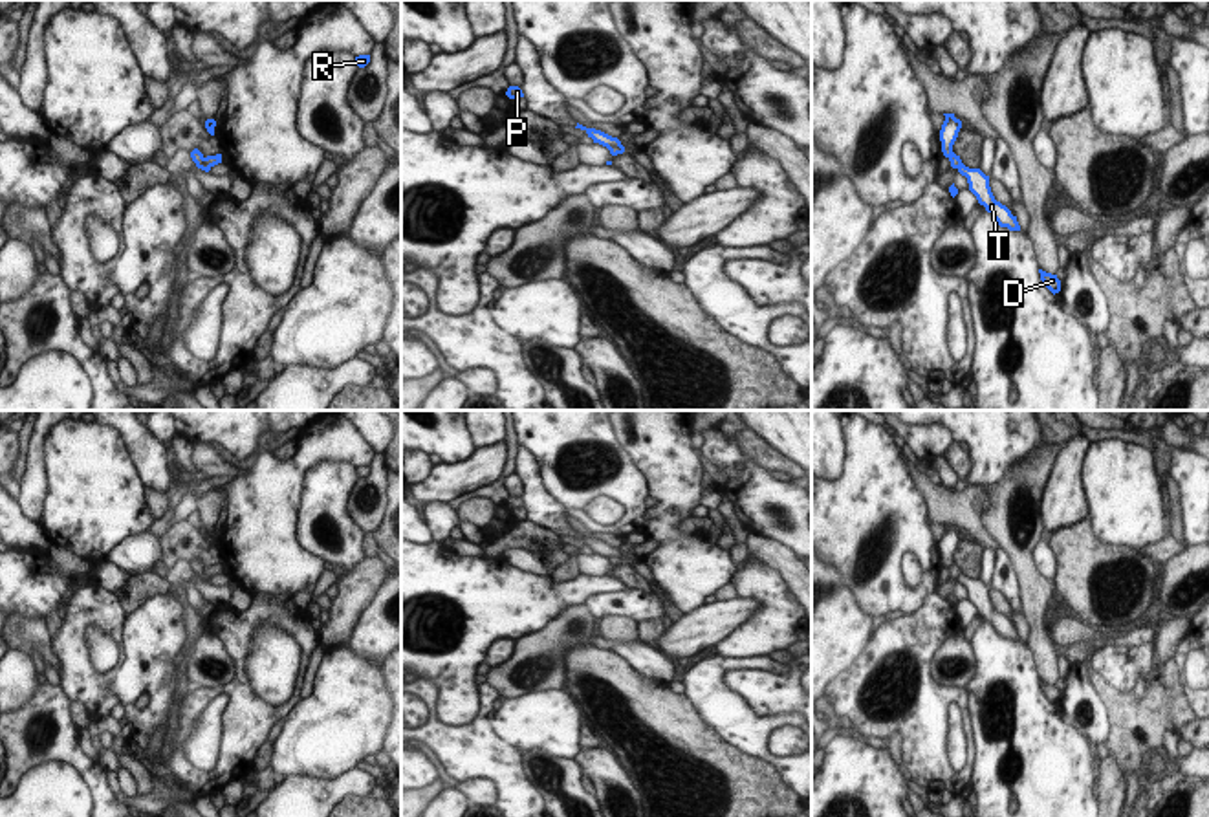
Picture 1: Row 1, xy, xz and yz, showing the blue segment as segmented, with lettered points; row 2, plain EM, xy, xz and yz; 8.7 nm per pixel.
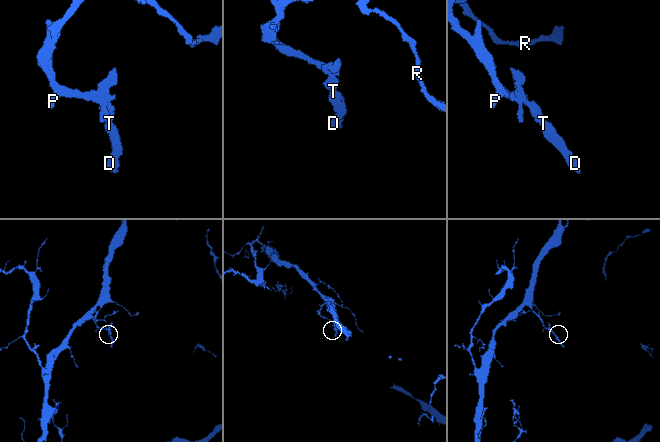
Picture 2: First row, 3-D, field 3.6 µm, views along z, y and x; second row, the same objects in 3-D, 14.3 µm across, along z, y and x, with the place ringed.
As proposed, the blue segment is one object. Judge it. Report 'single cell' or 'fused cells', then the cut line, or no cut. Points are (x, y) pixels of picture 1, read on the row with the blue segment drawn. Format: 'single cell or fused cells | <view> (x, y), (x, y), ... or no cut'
fused cells | xz (609, 147), (623, 151)

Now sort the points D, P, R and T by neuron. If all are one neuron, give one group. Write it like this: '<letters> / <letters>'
D T / P R

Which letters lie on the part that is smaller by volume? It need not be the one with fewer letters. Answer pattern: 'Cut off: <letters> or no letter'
Cut off: D, T

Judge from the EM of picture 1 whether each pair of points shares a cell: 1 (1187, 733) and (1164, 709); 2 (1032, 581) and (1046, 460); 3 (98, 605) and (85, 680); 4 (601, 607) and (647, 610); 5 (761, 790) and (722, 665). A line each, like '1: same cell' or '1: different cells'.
1: different cells
2: same cell
3: same cell
4: same cell
5: different cells

